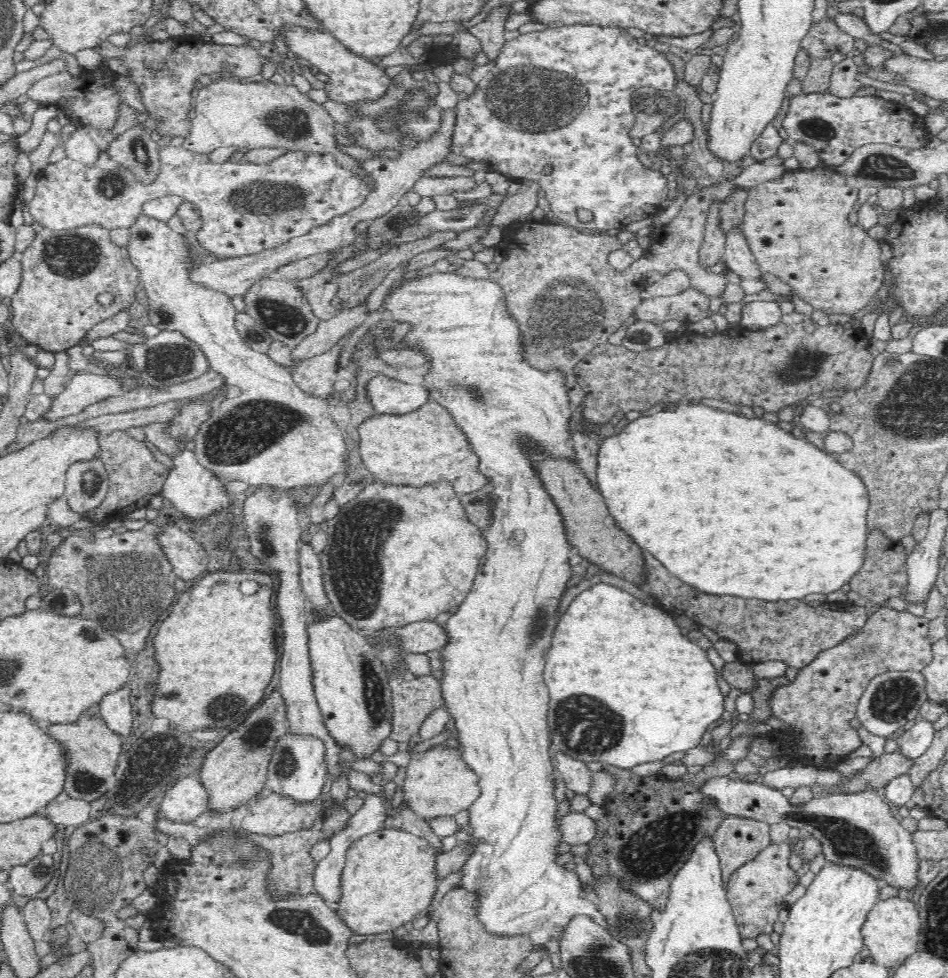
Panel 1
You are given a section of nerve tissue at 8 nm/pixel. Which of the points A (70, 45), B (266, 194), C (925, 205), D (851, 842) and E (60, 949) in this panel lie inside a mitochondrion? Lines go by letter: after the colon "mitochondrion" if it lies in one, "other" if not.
A: other
B: mitochondrion
C: other
D: mitochondrion
E: other

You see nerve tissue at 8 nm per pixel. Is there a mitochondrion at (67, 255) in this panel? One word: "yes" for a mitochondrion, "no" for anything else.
yes

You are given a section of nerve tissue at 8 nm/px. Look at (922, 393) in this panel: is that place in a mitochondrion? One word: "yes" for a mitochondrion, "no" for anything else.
yes

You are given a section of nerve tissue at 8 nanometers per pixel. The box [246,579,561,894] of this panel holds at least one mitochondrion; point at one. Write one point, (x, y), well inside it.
(374, 700)

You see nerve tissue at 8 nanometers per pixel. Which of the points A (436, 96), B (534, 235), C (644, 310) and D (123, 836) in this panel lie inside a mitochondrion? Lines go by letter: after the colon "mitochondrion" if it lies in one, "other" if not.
A: other
B: other
C: other
D: other

